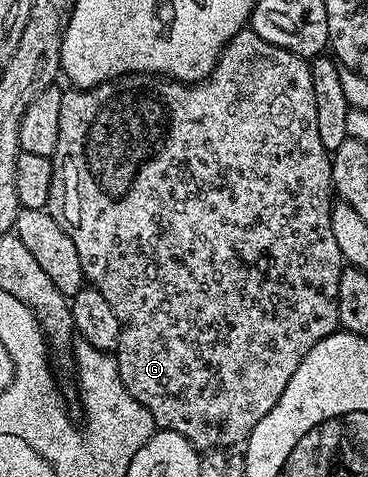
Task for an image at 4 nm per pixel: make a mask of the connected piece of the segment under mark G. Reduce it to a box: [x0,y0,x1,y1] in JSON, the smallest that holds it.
[46,29,346,453]

